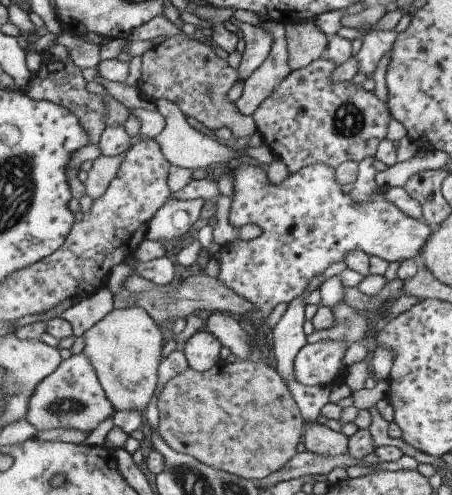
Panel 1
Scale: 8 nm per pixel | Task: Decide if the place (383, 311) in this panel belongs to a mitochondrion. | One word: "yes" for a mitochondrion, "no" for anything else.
no

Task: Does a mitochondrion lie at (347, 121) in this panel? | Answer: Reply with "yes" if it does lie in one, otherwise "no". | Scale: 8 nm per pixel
yes

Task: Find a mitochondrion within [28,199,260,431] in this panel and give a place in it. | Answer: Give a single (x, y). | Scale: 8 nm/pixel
(68, 406)

